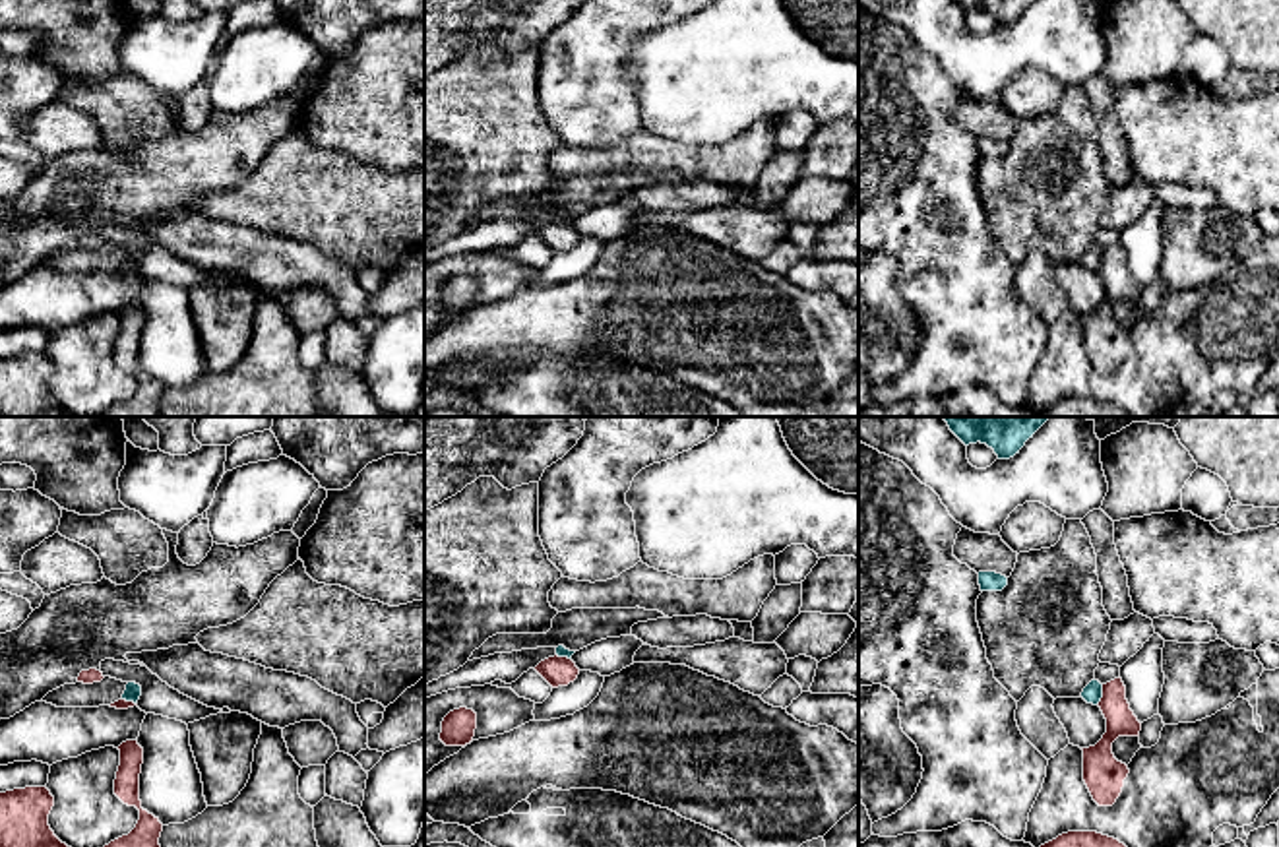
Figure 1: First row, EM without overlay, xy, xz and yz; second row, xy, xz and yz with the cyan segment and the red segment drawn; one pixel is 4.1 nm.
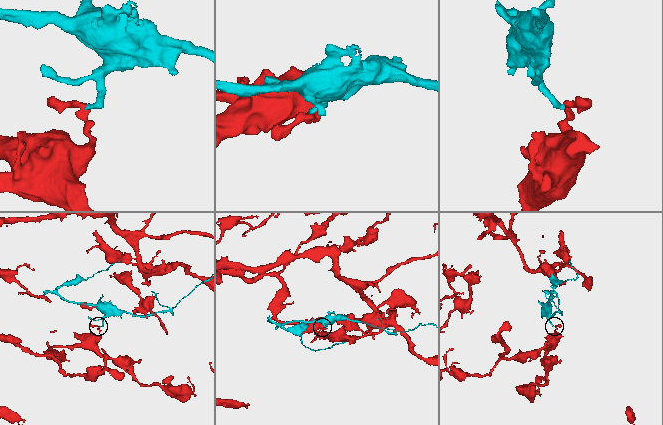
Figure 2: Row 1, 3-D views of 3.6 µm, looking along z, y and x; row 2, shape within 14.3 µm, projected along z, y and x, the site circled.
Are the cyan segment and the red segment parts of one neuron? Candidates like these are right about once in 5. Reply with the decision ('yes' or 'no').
no

